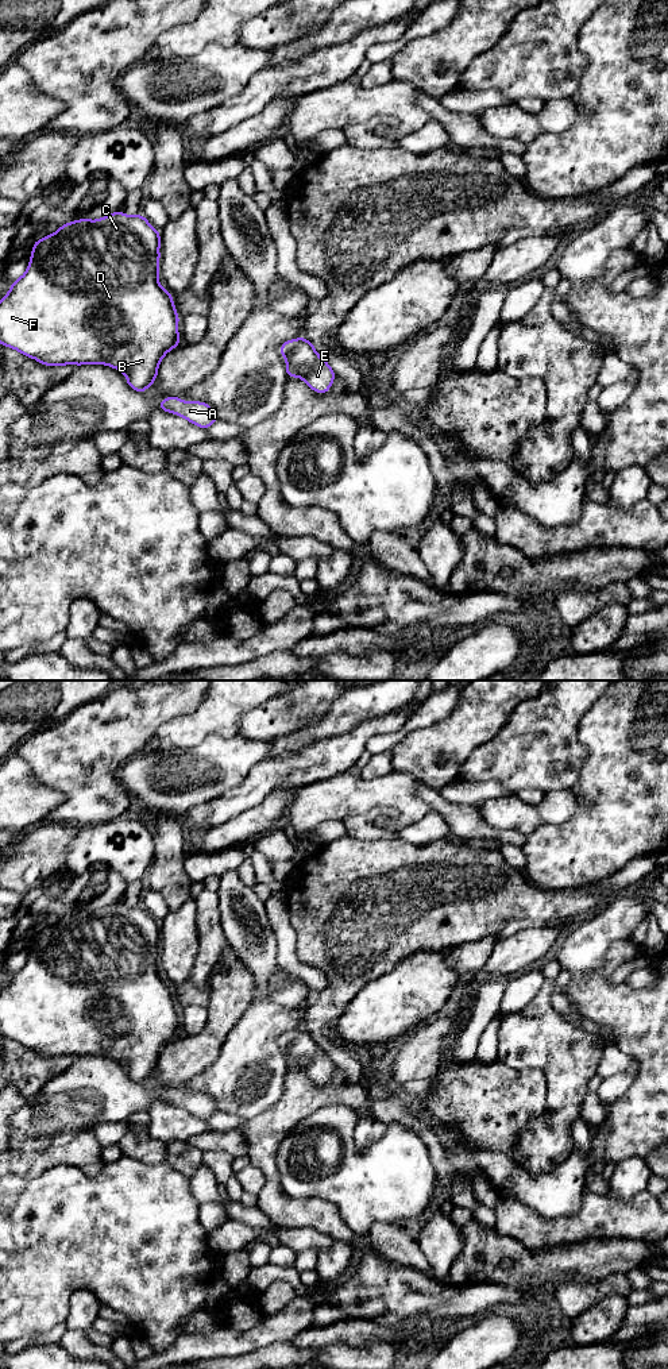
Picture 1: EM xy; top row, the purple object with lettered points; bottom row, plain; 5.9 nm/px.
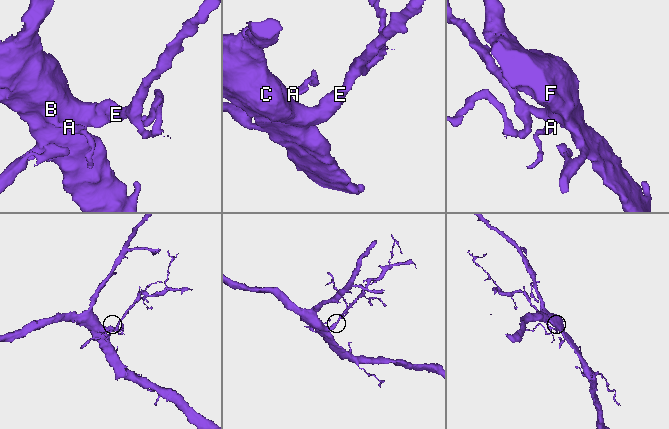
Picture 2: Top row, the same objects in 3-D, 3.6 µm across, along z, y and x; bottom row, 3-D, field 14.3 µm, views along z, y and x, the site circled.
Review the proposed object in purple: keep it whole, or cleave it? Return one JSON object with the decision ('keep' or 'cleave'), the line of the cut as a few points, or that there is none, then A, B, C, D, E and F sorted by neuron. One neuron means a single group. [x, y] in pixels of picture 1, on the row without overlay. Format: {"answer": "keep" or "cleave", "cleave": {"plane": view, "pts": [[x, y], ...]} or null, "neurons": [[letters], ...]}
{"answer": "keep", "cleave": null, "neurons": [["A", "B", "C", "D", "E", "F"]]}

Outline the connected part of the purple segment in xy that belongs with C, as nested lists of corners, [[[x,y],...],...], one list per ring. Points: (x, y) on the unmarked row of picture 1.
[[[116,902],[99,911],[80,910],[32,936],[27,963],[0,991],[0,1034],[43,1057],[107,1056],[126,1067],[131,1080],[143,1084],[157,1071],[163,1048],[175,1040],[179,1007],[173,987],[158,973],[161,926],[144,907]]]

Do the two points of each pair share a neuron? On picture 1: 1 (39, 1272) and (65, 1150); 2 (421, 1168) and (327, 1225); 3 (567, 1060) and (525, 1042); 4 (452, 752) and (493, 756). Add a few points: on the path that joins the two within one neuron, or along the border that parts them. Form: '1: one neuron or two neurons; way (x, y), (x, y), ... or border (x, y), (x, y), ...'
1: two neurons; border (92, 1175), (54, 1164), (34, 1177)
2: two neurons; border (315, 1198), (331, 1202), (342, 1221), (355, 1236)
3: one neuron; way (556, 1049), (547, 1042), (536, 1042)
4: two neurons; border (495, 735), (470, 755), (458, 775)

